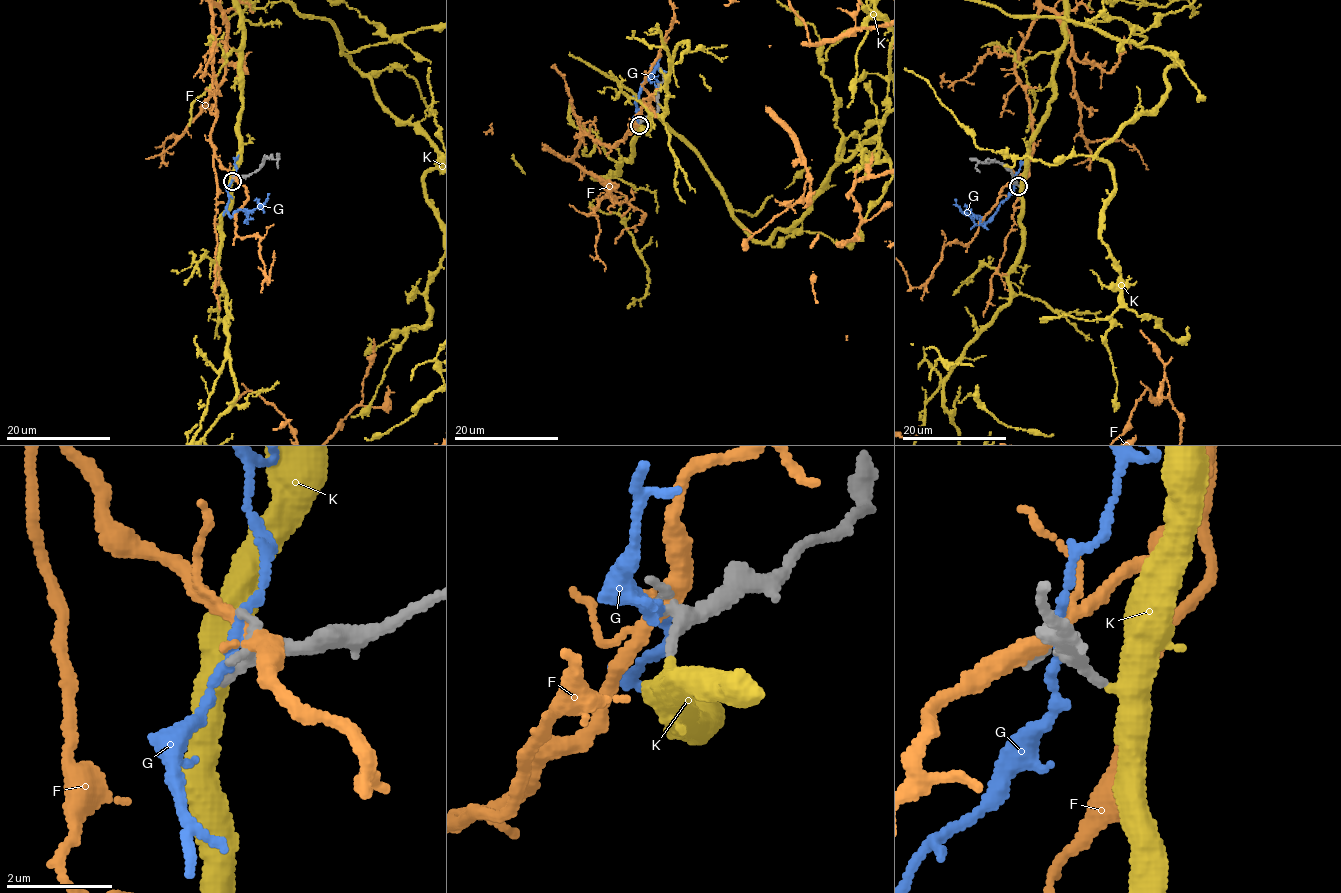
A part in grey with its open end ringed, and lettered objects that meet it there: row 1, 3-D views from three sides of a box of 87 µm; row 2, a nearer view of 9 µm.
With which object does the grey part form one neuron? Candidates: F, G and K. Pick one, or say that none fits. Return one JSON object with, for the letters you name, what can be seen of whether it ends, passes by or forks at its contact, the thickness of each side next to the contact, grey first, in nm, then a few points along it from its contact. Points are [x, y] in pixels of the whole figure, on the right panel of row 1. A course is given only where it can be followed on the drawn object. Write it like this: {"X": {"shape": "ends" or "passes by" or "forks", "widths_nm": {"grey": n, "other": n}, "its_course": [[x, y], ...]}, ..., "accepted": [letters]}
{"K": {"shape": "passes by", "widths_nm": {"grey": 160, "other": 440}}, "accepted": ["K"]}

